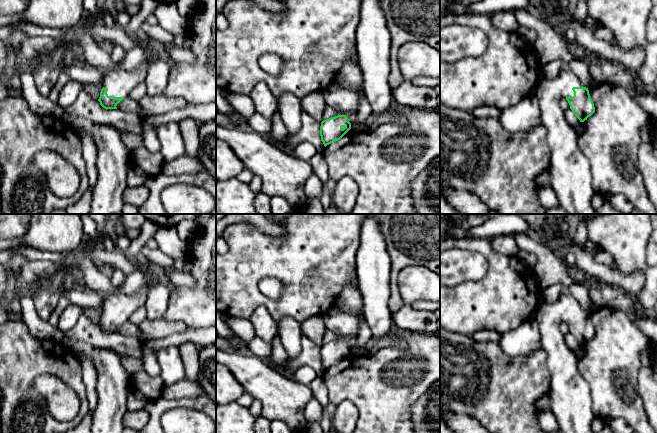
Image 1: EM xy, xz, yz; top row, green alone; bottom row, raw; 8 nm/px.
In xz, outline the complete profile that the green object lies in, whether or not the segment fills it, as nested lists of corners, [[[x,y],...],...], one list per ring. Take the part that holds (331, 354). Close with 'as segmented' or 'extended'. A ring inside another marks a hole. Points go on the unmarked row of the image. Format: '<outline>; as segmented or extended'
[[[333,309],[322,315],[322,317],[326,329],[338,336],[337,340],[321,346],[321,365],[326,371],[340,364],[351,353],[351,347],[346,339],[358,335],[360,320],[356,315]]]; extended

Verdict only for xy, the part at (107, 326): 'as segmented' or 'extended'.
extended

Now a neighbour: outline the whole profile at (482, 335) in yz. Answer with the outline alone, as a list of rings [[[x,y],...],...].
[[[479,330],[472,338],[477,342],[500,342],[501,334],[491,330]]]

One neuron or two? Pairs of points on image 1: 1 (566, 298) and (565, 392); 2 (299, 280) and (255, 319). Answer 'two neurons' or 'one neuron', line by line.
1: one neuron
2: two neurons

